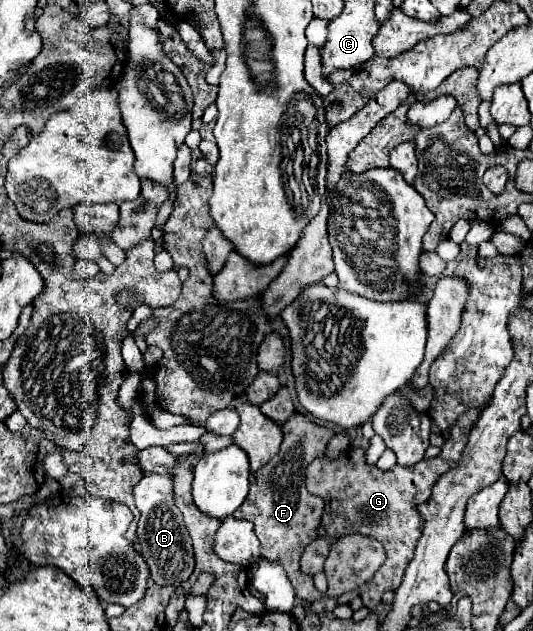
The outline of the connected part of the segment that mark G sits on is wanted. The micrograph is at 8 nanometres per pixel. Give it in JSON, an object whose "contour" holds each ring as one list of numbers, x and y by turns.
{"contour":[[466,411,458,417,456,425,450,429,450,435,446,437,442,445,442,457,434,459,422,459,414,467,400,467,396,465,390,471,380,471,374,465,368,465,364,461,362,449,348,449,344,451,336,461,326,461,324,457,312,461,306,469,306,489,310,489,314,495,322,497,326,507,322,515,322,525,326,529,326,535,316,539,306,547,300,559,300,567,304,573,318,573,324,567,324,561,330,551,330,537,342,537,350,533,360,533,372,539,380,539,380,543,386,549,386,561,384,565,374,573,372,583,364,583,354,593,362,599,366,607,372,611,382,603,384,591,396,591,402,583,404,571,408,563,414,557,416,543,422,535,422,515,418,513,418,505,426,503,430,499,434,483,440,479,444,471,454,467,468,443,468,433,478,419,480,411]]}

